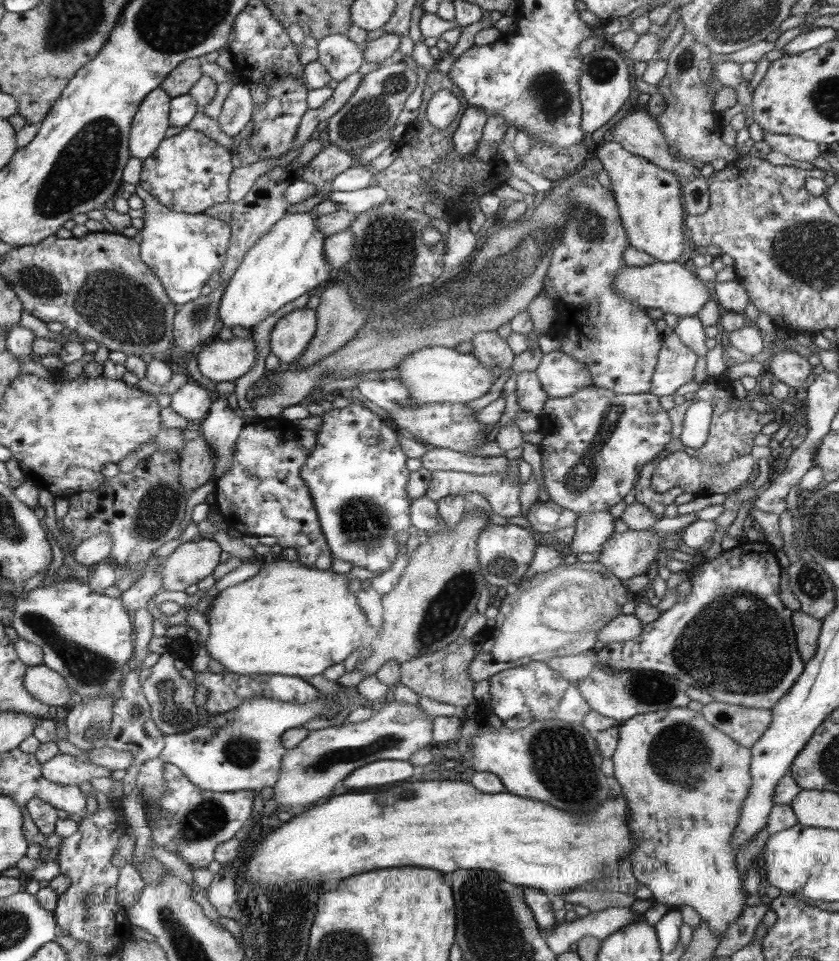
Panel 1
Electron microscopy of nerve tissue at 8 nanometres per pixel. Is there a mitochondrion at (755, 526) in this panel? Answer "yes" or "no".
no

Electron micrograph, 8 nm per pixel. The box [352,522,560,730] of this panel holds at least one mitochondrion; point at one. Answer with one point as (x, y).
(447, 608)

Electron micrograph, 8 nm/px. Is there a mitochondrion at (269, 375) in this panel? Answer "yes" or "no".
no

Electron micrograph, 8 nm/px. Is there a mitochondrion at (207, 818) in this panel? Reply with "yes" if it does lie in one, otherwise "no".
yes

